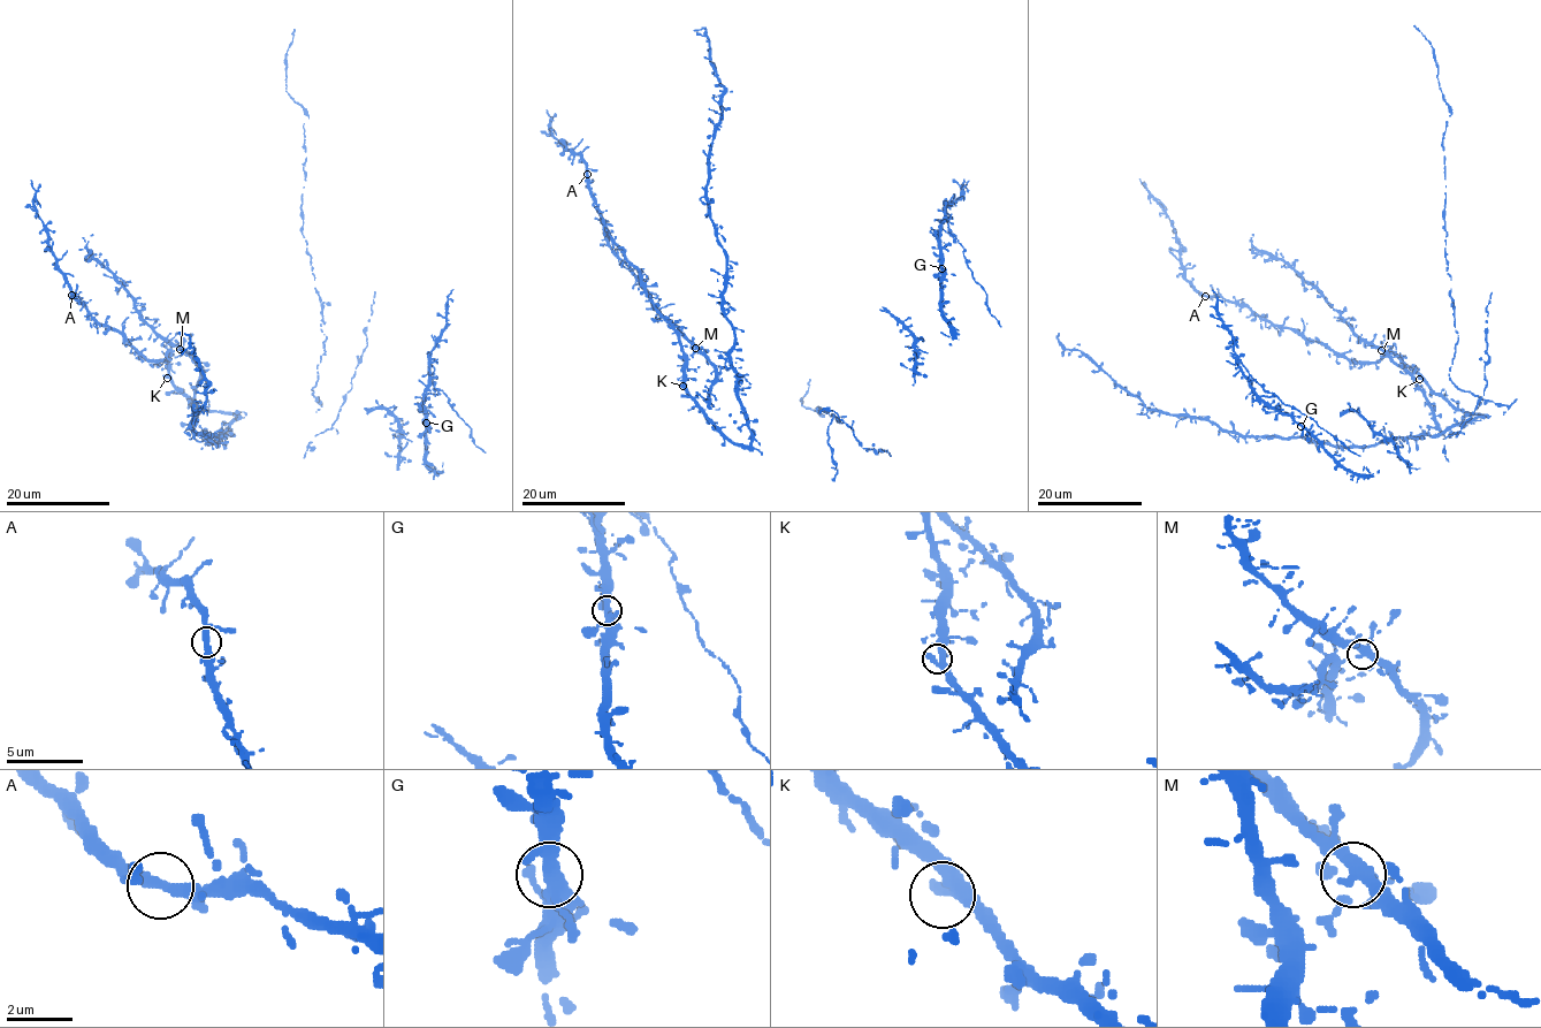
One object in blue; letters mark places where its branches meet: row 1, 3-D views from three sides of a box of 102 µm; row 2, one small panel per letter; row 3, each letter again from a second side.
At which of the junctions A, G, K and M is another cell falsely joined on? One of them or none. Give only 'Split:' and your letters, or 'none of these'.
Split: none of these

